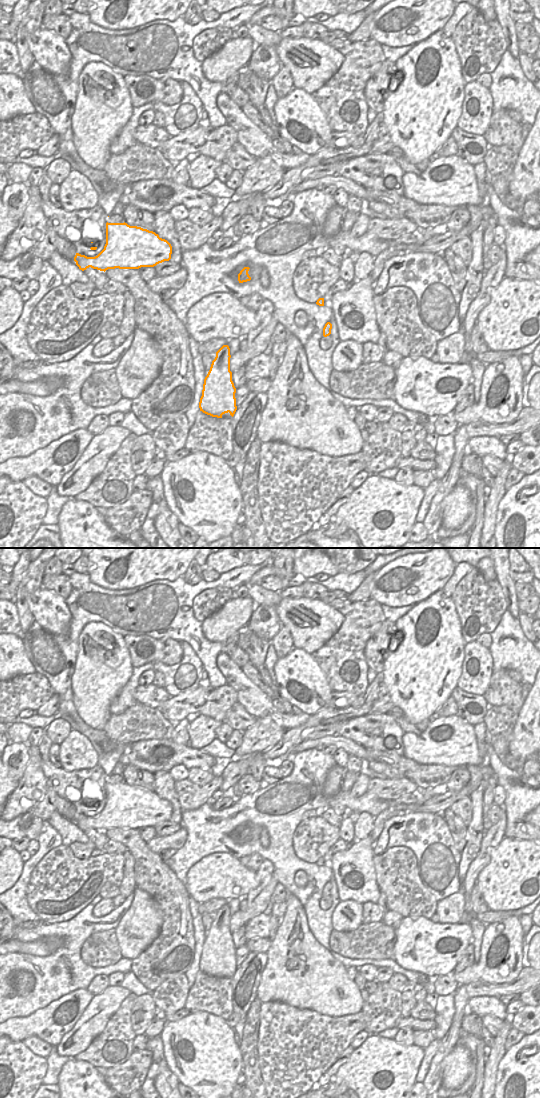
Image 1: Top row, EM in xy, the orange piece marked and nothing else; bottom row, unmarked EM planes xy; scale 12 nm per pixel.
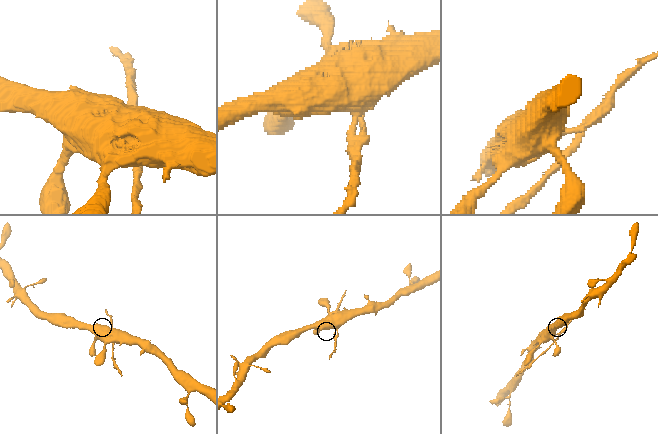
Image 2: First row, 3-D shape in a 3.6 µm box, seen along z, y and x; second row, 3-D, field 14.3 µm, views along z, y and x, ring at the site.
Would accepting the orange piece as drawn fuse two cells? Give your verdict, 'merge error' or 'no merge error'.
merge error

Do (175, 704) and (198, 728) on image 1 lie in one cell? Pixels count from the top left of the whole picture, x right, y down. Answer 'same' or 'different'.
different

